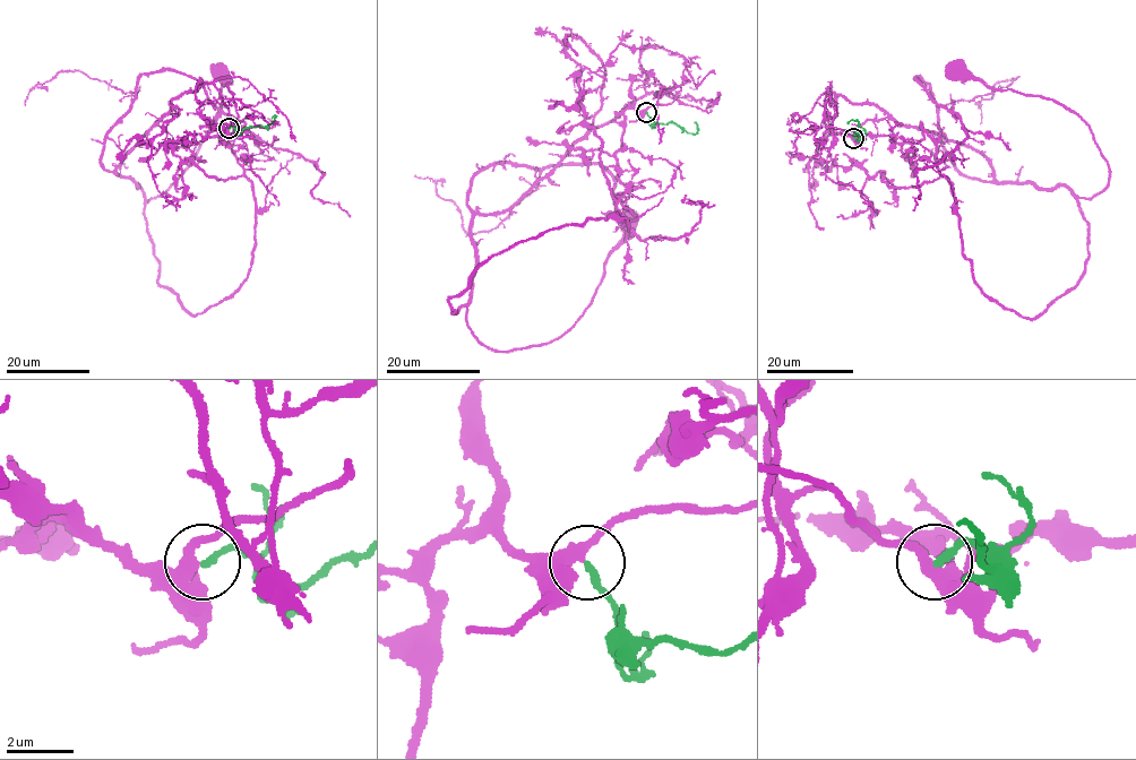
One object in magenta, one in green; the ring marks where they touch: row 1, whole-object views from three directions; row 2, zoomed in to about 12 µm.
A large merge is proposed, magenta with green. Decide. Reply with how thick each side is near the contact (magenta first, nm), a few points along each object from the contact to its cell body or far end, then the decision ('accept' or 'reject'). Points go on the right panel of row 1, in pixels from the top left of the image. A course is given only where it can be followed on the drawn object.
360 nm thick on the magenta side, 200 nm on the other; magenta runs (853, 138), (829, 130), (835, 96), (967, 145), (999, 182), (1101, 192), (1109, 170), (1083, 120), (956, 71); green runs (853, 138), (859, 136), (860, 139), (854, 134), (859, 127), (857, 120), (848, 123); accept

